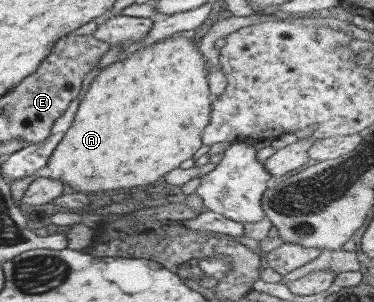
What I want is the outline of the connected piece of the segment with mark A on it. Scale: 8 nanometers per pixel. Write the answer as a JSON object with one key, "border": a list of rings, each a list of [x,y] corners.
{"border":[[[166,38],[157,43],[152,43],[146,46],[137,46],[129,49],[126,57],[120,61],[116,61],[105,69],[102,69],[94,79],[88,84],[88,90],[84,94],[84,98],[77,106],[77,111],[73,116],[71,125],[67,128],[64,136],[58,141],[54,147],[52,154],[46,161],[46,168],[48,168],[48,178],[52,180],[59,180],[60,182],[70,186],[74,193],[81,193],[86,195],[88,192],[104,192],[104,190],[116,190],[116,188],[134,188],[134,186],[142,186],[143,184],[150,184],[158,180],[160,176],[164,176],[170,170],[178,167],[180,162],[191,158],[192,154],[200,148],[201,132],[208,124],[209,114],[212,102],[210,101],[210,92],[206,83],[205,61],[206,58],[198,50],[198,44],[193,44],[192,41],[196,38]]]}

